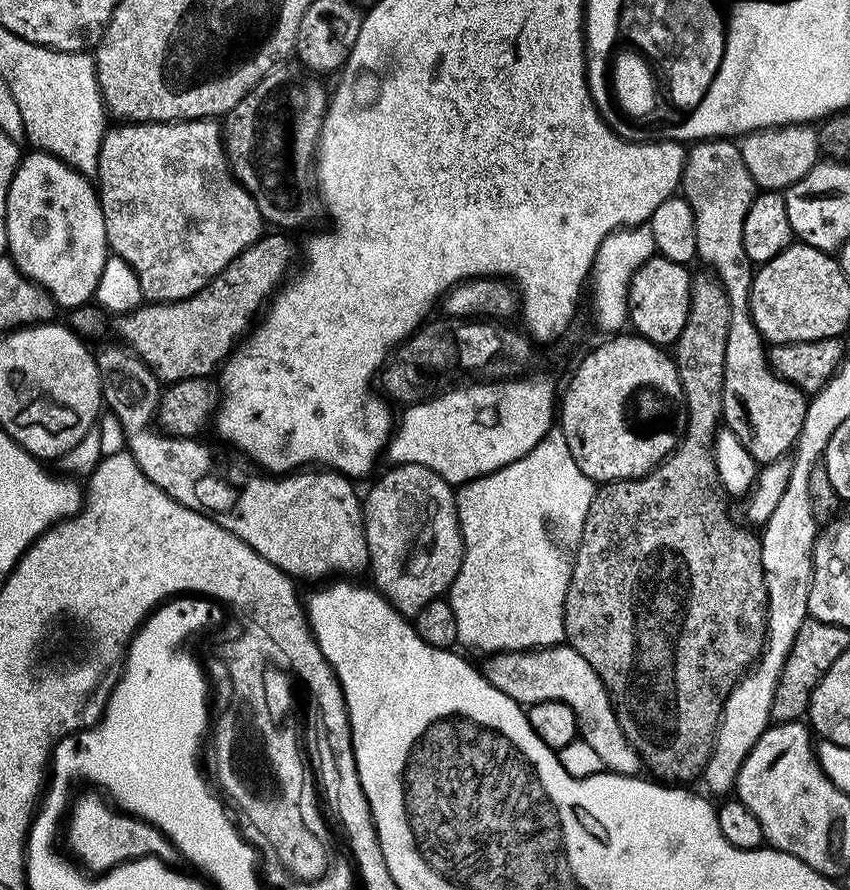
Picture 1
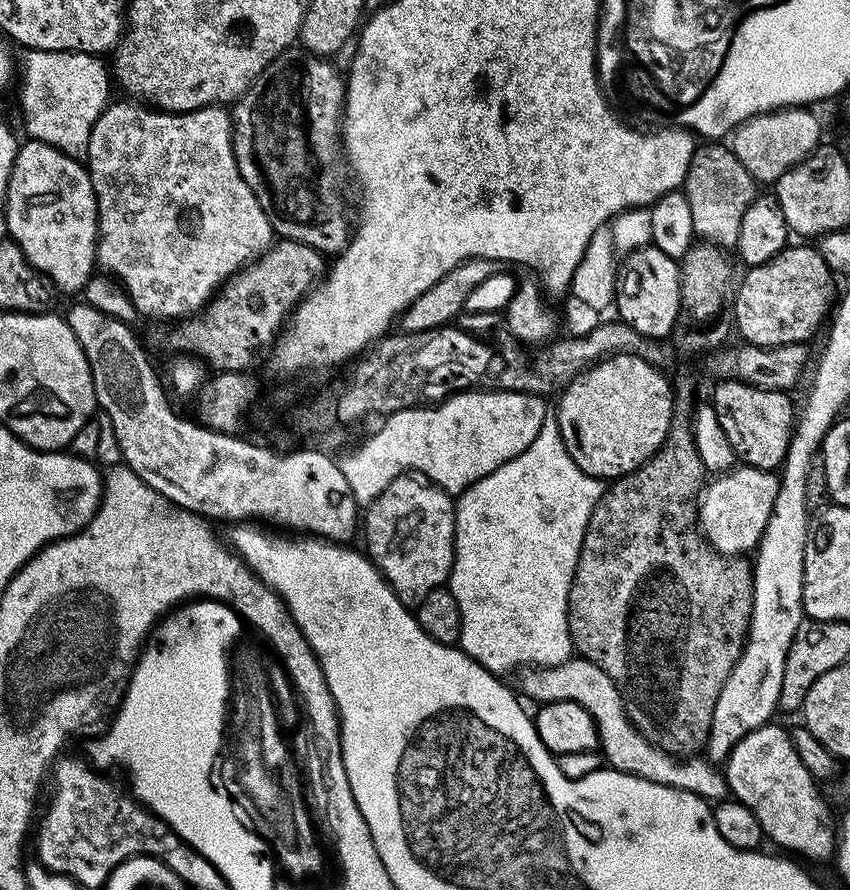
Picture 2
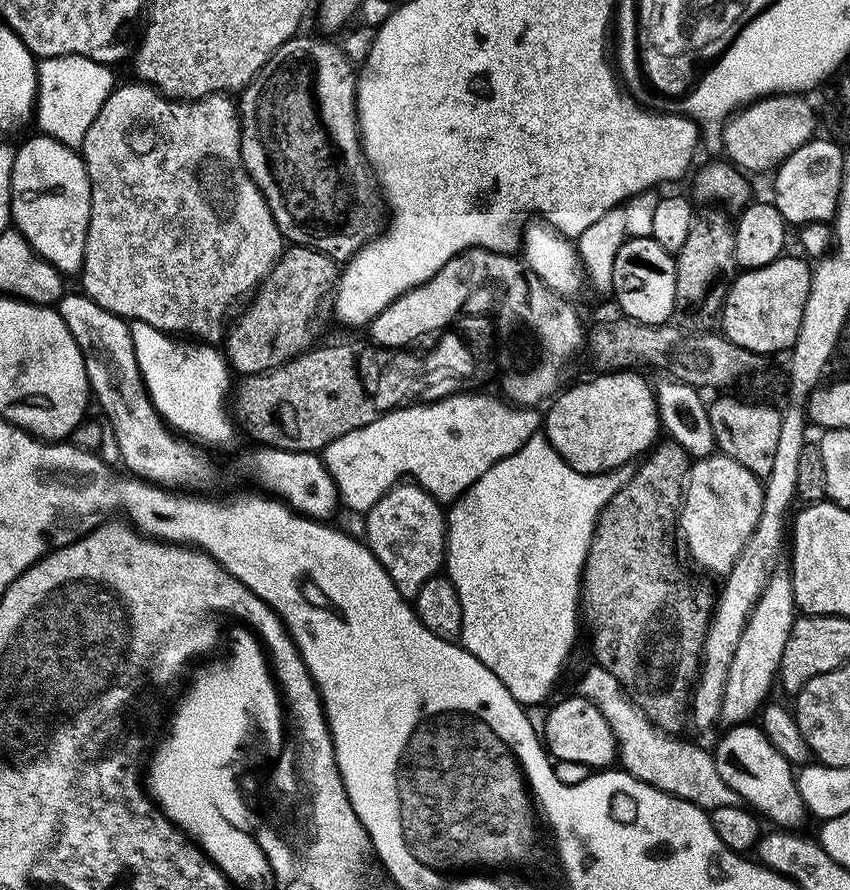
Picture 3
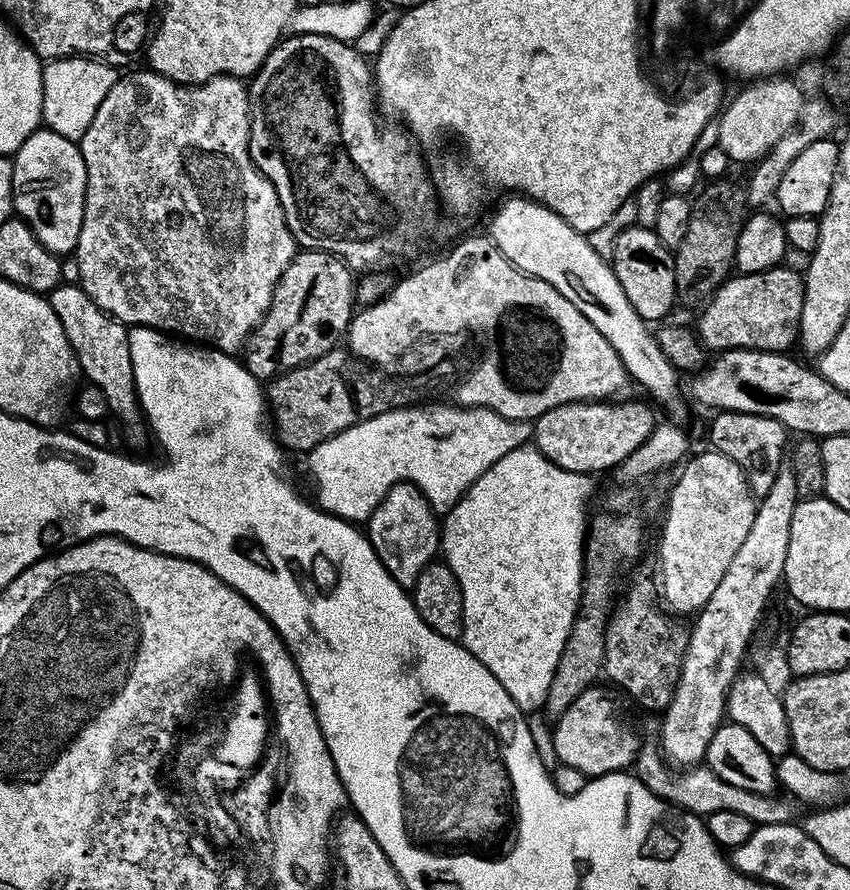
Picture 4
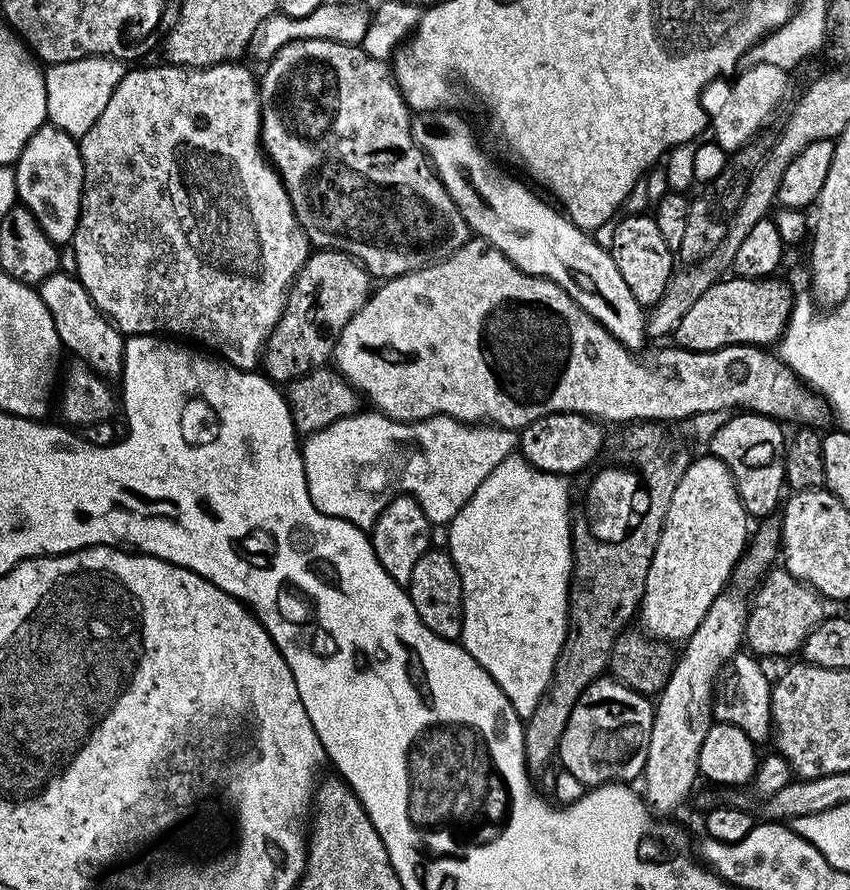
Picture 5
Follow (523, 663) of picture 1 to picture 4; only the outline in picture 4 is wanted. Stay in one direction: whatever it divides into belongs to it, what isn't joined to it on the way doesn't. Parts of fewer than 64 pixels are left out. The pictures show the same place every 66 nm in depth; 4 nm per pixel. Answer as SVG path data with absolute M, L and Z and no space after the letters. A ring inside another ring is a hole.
M645 739L641 743L640 752L636 755L634 775L656 796L664 798L669 804L675 804L677 808L685 808L687 812L693 812L695 816L701 818L718 814L718 810L735 810L745 818L750 818L752 825L759 826L790 824L801 815L801 805L791 794L776 796L777 794L742 790L742 786L730 786L730 782L718 778L718 774L714 774L714 770L707 766L673 770L655 739Z

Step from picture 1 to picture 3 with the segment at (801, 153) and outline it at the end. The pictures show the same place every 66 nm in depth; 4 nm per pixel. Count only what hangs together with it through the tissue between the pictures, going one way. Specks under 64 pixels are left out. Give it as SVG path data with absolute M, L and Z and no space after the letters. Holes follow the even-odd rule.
M777 94L745 104L723 125L724 152L731 163L745 173L768 172L779 168L780 163L798 146L817 135L816 112L812 104L800 94Z

